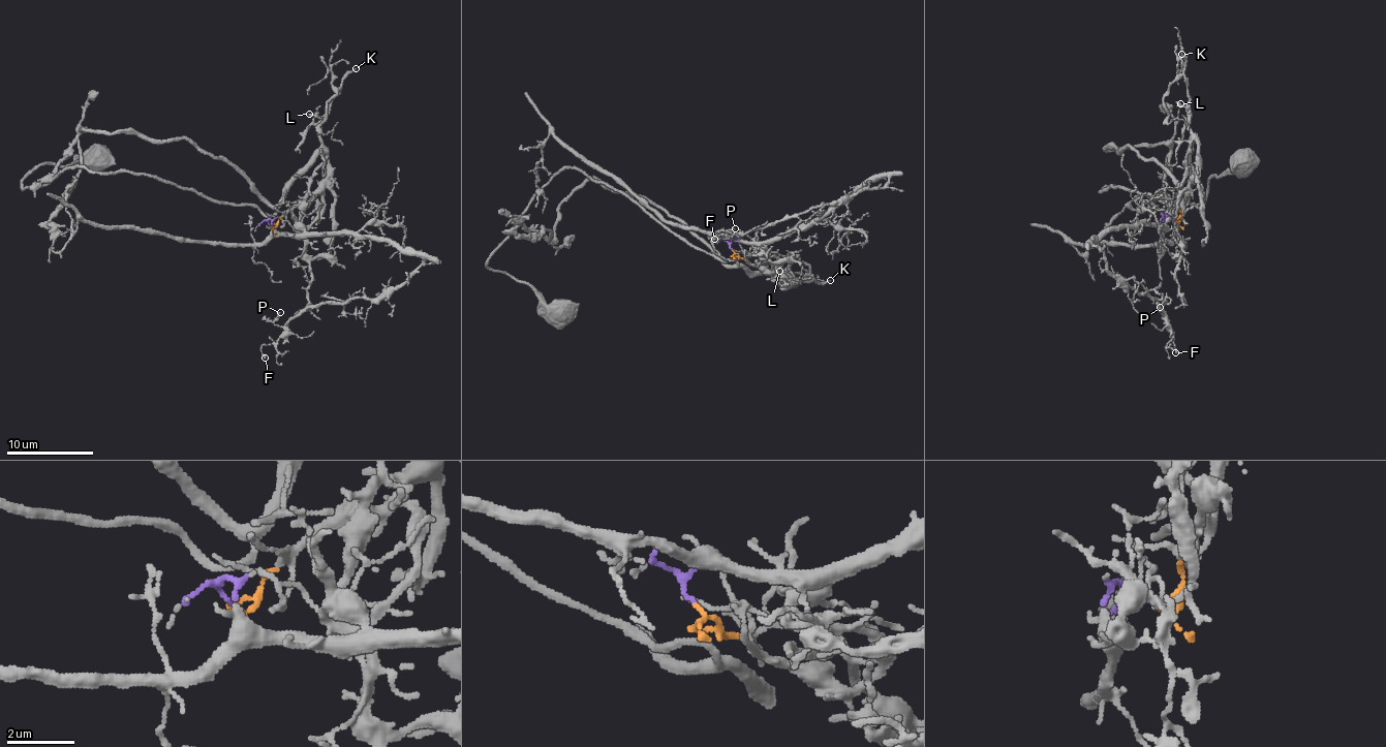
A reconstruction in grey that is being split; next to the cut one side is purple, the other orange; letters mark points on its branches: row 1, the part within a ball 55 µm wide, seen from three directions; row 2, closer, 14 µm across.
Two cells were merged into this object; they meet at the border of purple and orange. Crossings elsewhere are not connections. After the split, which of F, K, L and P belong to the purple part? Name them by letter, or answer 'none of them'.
F, P

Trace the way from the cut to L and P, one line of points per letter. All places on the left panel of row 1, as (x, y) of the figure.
L: (271, 225), (278, 223), (306, 195), (313, 170), (327, 156), (319, 136), (324, 119), (308, 114)
P: (271, 225), (279, 232), (374, 235), (424, 257), (405, 281), (376, 298), (316, 304), (277, 325), (280, 312)

